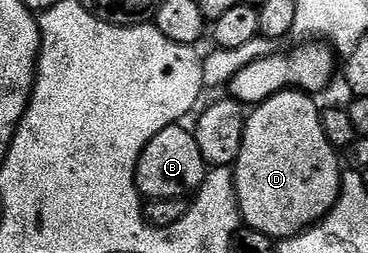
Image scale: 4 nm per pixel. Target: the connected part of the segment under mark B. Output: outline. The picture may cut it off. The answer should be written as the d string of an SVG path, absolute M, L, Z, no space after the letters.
M165 126L146 141L137 161L137 188L146 199L185 198L200 190L207 181L207 167L203 152L195 140L192 129L181 126Z

